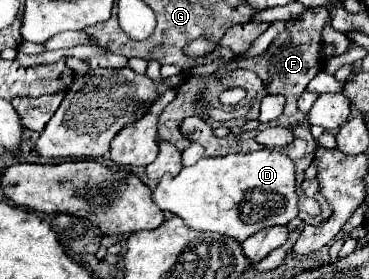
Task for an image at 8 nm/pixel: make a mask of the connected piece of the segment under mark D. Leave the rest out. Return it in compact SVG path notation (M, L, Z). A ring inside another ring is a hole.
M259 149L253 153L237 153L225 157L203 157L193 167L183 167L179 175L163 175L159 185L151 193L153 203L185 221L195 231L213 231L237 241L247 239L263 227L287 225L297 217L297 195L295 195L295 167L291 159L279 151Z

